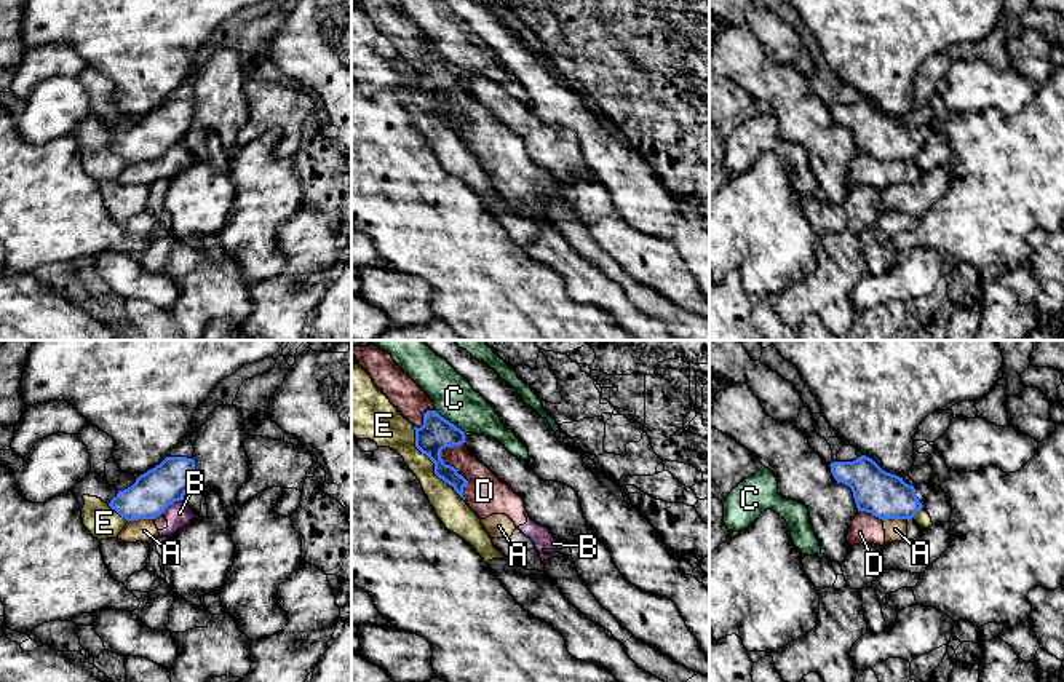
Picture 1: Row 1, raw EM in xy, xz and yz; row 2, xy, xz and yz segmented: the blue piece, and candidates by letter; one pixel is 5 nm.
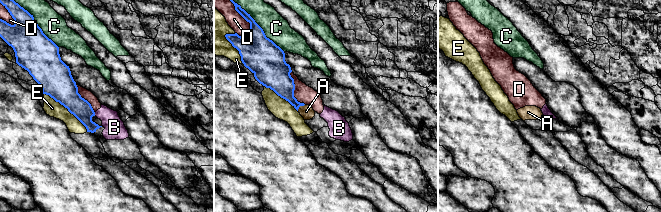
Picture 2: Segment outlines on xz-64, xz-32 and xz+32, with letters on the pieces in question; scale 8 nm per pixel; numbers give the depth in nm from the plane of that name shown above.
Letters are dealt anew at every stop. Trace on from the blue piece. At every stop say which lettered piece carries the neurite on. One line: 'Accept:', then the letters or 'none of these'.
Accept: none of these

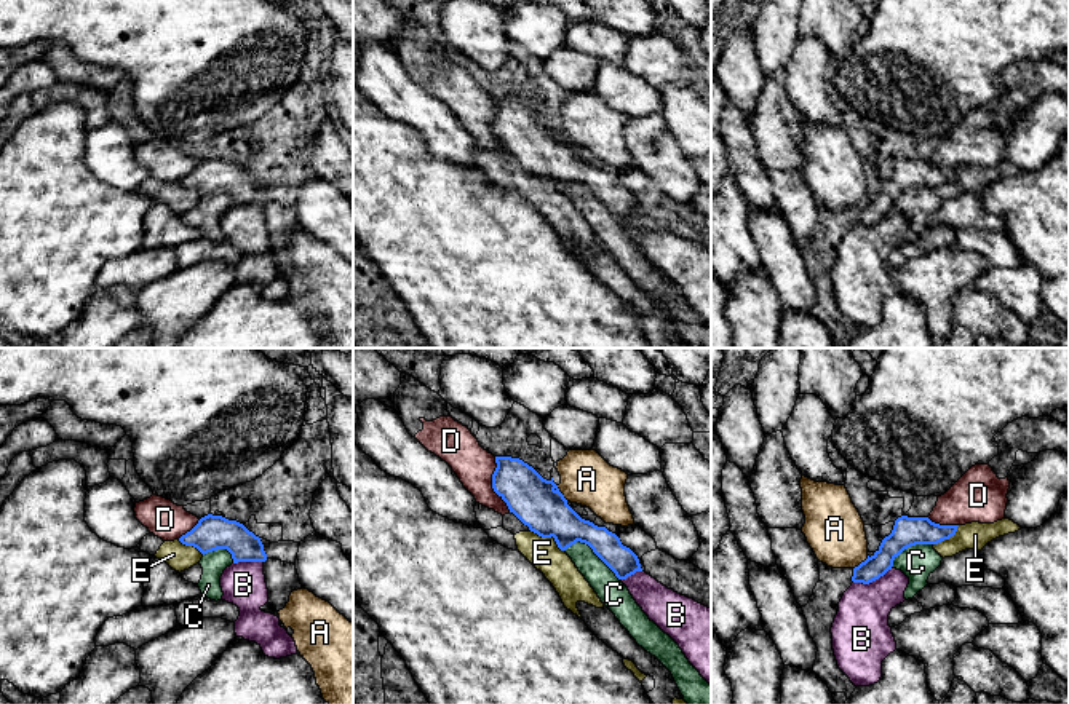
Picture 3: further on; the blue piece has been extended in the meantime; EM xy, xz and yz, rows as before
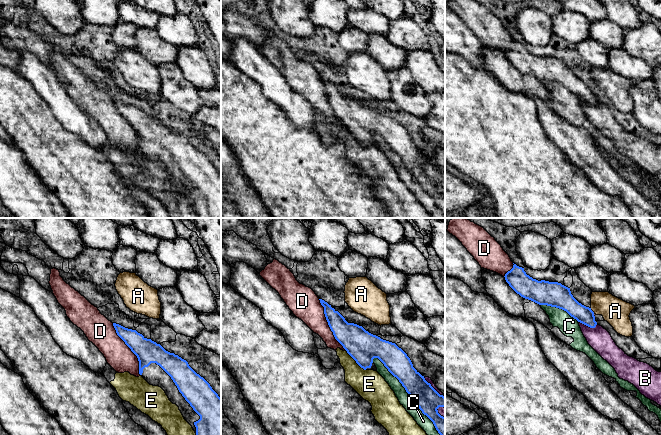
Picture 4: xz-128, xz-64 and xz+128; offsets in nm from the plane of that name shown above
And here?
Accept: none of these

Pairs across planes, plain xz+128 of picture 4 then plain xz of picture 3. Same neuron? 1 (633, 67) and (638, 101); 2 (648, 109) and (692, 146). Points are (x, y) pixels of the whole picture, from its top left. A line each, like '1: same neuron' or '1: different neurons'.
1: same neuron
2: different neurons

